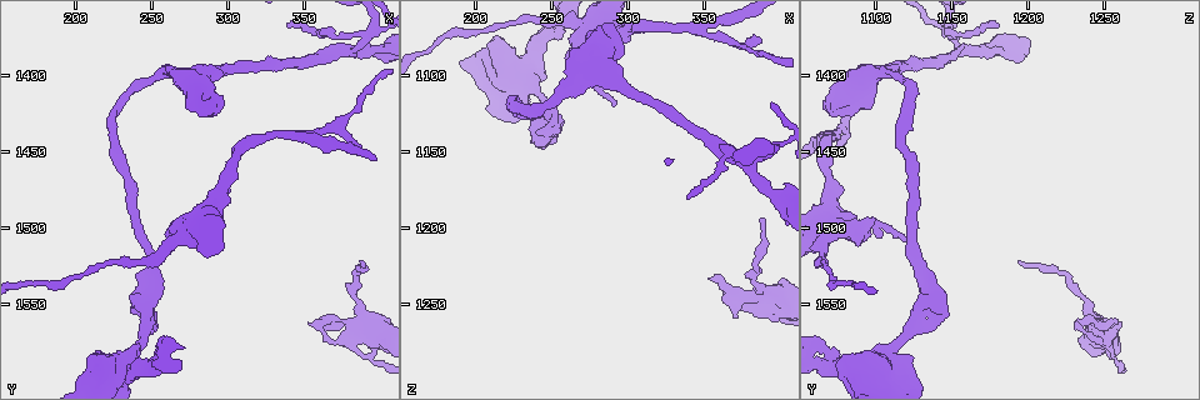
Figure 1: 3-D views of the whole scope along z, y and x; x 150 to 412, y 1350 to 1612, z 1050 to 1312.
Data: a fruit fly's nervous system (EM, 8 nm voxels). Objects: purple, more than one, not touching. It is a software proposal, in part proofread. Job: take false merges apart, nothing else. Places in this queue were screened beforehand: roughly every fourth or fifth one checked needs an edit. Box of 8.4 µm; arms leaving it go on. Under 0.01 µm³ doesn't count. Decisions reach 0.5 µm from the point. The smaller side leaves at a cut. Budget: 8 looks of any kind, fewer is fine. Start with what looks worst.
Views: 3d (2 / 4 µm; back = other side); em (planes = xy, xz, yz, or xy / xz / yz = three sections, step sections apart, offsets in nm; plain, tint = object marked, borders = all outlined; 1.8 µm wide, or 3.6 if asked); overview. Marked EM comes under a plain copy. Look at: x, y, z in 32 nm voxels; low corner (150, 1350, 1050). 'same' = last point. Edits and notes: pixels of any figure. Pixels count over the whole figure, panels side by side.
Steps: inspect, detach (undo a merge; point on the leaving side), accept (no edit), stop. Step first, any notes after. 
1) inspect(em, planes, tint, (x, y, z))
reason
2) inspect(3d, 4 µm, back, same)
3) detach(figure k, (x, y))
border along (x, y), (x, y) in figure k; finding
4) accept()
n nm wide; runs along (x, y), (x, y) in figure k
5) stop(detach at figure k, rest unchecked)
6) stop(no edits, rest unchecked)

inspect(em, planes, tint, (250, 1590, 1070))
abrupt turn

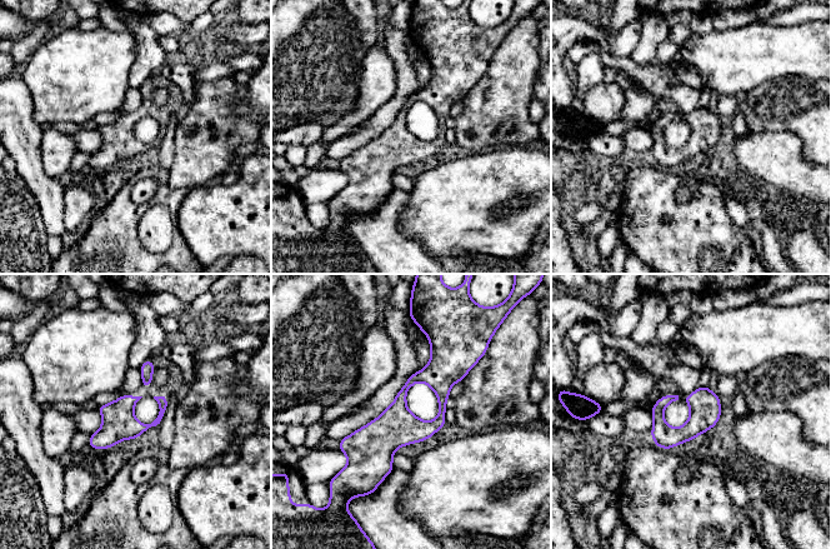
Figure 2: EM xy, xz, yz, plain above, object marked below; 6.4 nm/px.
accept()
200 nm wide; one cell here

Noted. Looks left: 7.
inspect(em, xz, step 16, tint, (348, 1438, 1070))
two arms in line, one across

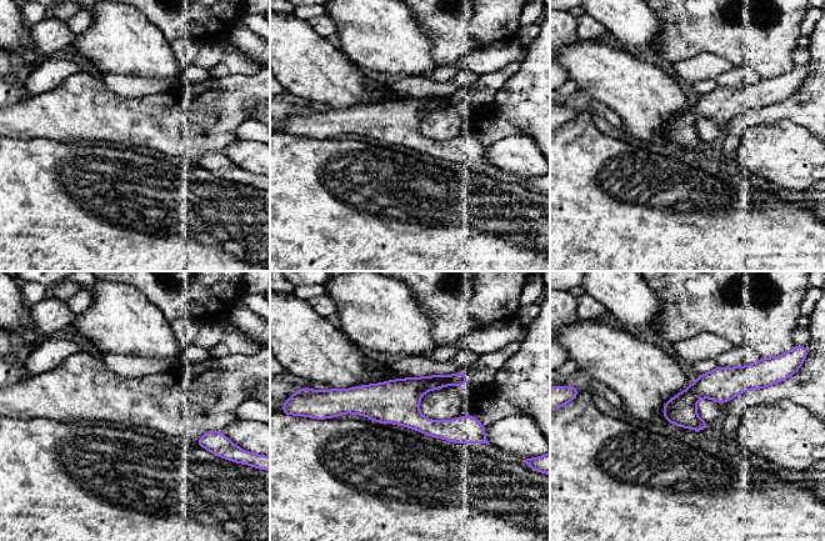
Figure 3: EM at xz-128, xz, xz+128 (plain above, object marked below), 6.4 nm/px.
accept()
runs along (335, 405), (481, 434) in figure 3; continuous, no second cell

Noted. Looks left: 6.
inspect(em, planes, tint, (386, 1530, 1222))
thin neck

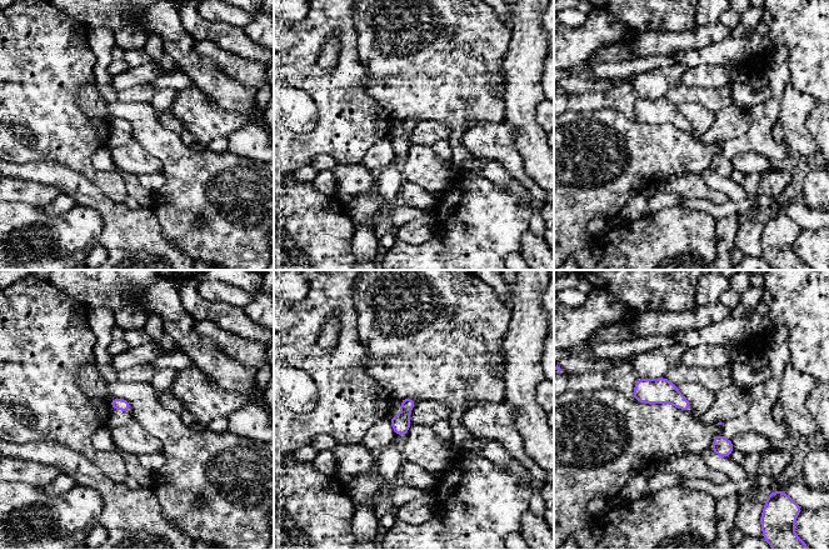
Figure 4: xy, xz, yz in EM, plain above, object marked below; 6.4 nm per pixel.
accept()
80 nm wide; one cell here

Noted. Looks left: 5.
stop(no edits, rest unchecked)

